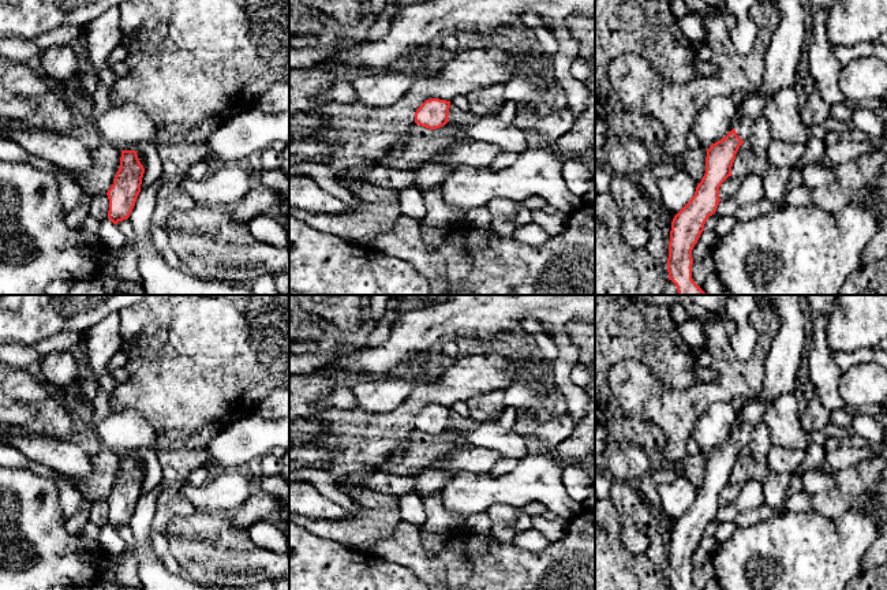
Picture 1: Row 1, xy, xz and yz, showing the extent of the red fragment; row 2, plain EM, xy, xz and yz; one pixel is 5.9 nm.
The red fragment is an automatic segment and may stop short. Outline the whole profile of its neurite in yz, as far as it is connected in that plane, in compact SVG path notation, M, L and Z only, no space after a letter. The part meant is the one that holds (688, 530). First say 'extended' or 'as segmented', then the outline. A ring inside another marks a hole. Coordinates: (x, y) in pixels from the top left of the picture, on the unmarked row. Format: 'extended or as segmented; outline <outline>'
extended; outline M763 295L766 302L771 302L779 317L781 329L775 335L770 352L766 358L766 376L760 392L738 412L734 425L734 434L727 438L725 444L712 449L707 455L706 479L700 489L697 489L695 501L690 507L674 522L671 527L667 578L669 586L674 590L696 590L692 585L692 556L697 549L704 530L710 522L716 518L721 508L719 493L731 482L731 473L740 452L748 447L753 429L763 422L764 412L768 403L778 396L791 393L796 389L797 374L801 366L802 355L806 352L805 320L801 311L798 295Z

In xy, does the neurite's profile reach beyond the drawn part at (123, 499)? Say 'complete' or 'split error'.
complete

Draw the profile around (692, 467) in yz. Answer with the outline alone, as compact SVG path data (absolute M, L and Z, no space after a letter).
M701 452L697 455L688 455L678 463L680 475L685 477L695 488L700 489L706 479L707 456Z

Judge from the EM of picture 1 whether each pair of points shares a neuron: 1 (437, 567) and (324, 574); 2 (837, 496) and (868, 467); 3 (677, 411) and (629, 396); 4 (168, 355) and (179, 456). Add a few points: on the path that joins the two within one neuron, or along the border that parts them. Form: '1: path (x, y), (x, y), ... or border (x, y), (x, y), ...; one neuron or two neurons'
1: border (378, 556), (405, 566), (416, 575); two neurons
2: path (845, 489), (860, 475); one neuron
3: path (665, 407), (642, 396); one neuron
4: path (179, 380), (179, 432); one neuron

